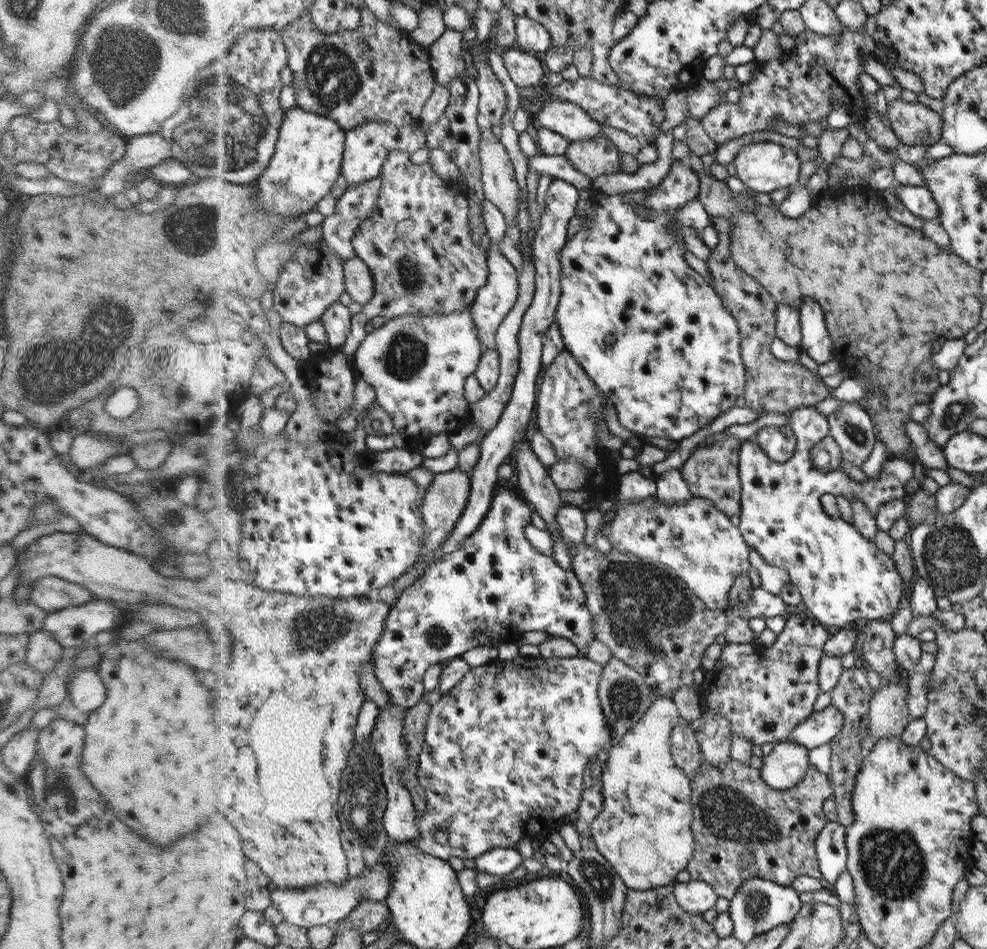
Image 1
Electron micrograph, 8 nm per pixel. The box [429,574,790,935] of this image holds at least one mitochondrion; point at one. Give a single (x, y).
(728, 815)

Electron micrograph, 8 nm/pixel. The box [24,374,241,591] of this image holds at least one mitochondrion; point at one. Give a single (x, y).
(167, 517)

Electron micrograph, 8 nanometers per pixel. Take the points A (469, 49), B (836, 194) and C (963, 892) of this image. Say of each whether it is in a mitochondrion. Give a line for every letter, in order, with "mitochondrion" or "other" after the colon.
A: other
B: other
C: other

